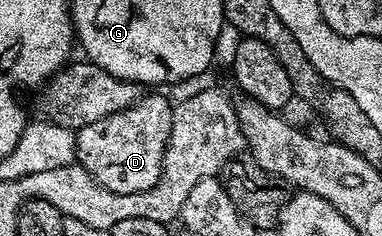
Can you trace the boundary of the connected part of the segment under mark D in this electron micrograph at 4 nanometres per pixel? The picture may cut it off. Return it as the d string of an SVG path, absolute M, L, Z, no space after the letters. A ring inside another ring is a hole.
M149 96L137 101L127 110L117 112L113 116L103 118L99 122L91 122L91 126L83 126L75 132L75 160L102 190L115 194L137 195L139 192L151 190L161 177L161 165L165 162L165 147L171 134L174 105L168 104L161 96Z

